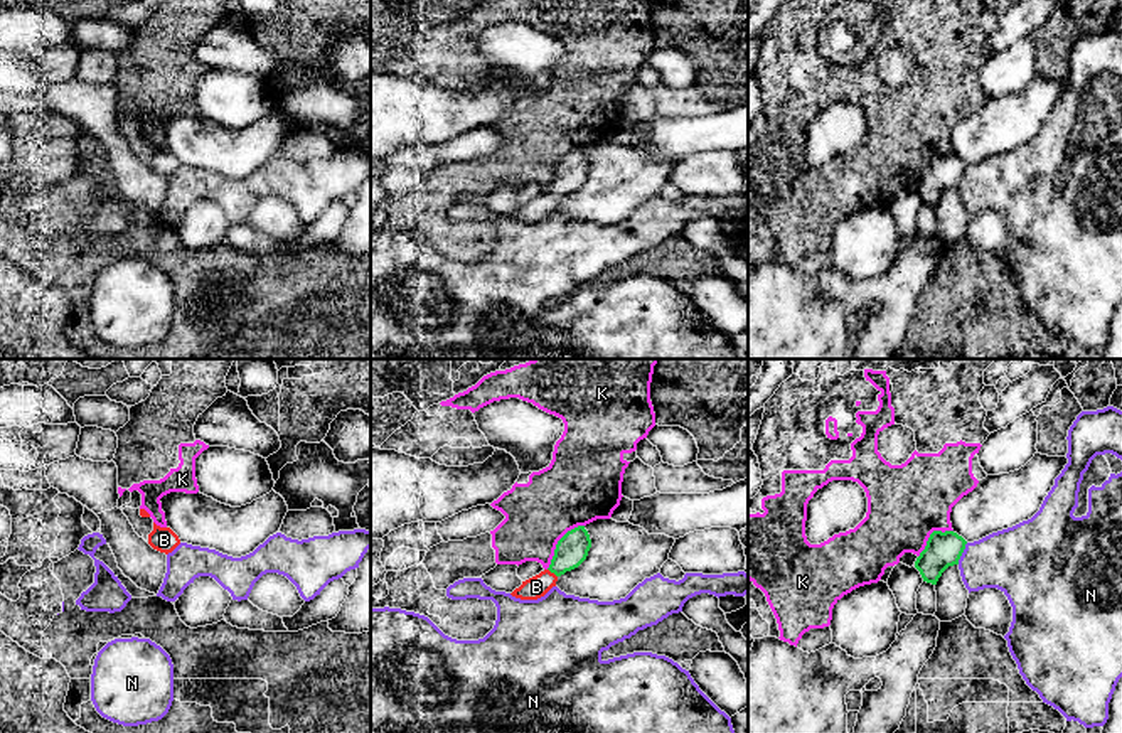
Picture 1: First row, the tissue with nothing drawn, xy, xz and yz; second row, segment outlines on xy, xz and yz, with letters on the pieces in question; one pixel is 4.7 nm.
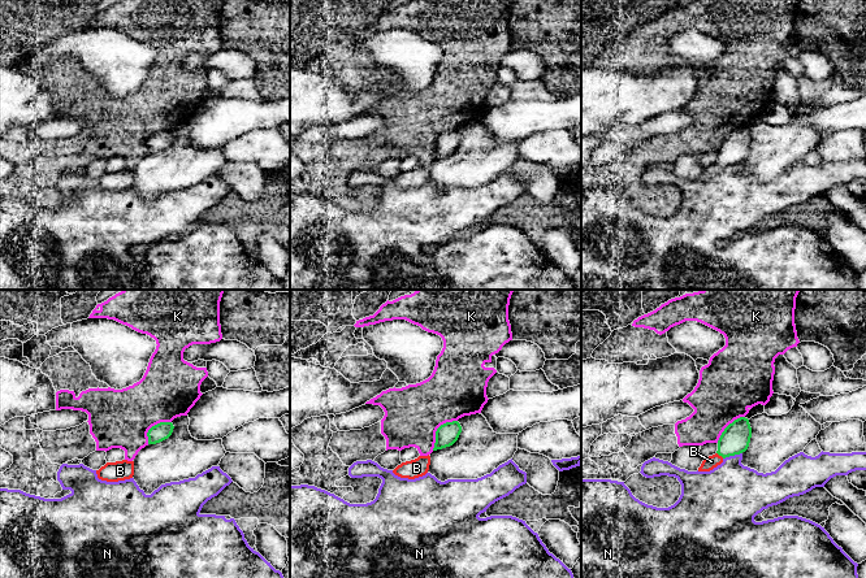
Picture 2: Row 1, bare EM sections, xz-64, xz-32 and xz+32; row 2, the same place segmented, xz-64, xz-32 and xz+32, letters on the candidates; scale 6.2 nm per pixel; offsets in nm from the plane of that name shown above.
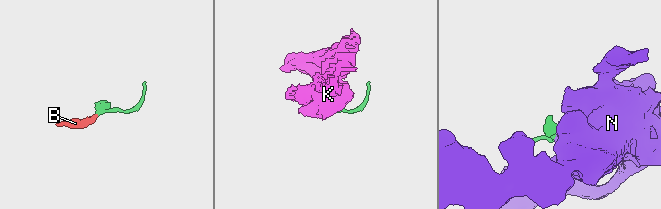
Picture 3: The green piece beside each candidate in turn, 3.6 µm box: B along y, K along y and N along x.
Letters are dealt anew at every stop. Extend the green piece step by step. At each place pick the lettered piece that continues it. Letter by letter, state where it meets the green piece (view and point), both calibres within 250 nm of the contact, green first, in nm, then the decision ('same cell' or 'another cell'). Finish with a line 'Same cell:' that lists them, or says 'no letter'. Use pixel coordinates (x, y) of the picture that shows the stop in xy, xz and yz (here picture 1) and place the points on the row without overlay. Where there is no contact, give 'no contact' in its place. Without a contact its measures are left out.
B: xz (553, 194) | 160/110 nm | same cell
K: xz (558, 165) | 160/320 nm | another cell
N: yz (962, 174) | 170/300 nm | another cell
Same cell: B

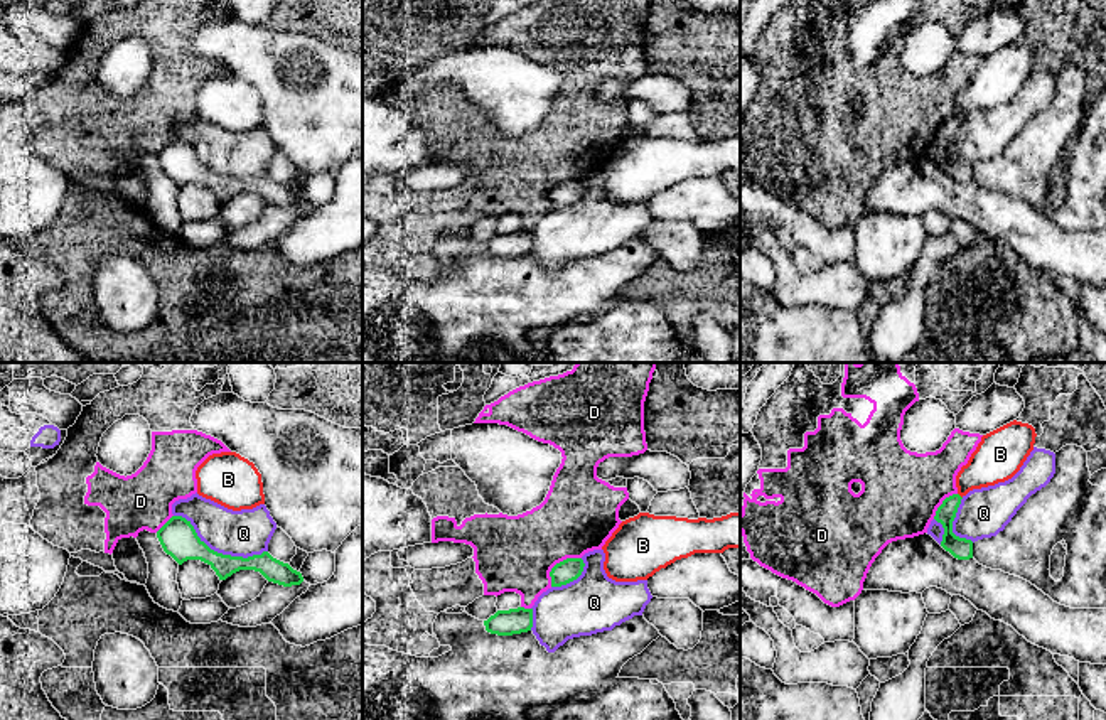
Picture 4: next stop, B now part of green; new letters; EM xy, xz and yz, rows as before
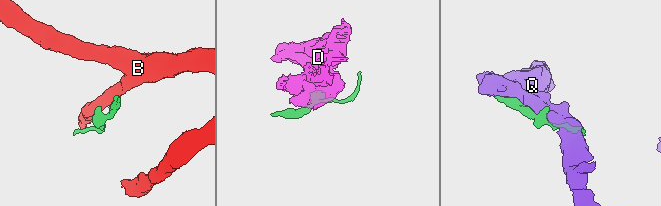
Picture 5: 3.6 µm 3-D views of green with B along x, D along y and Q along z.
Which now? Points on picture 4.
B: yz (960, 118) | 110/220 nm | another cell
D: xz (557, 186) | 110/360 nm | another cell
Q: xy (220, 176) | 180/220 nm | another cell
Same cell: no letter

